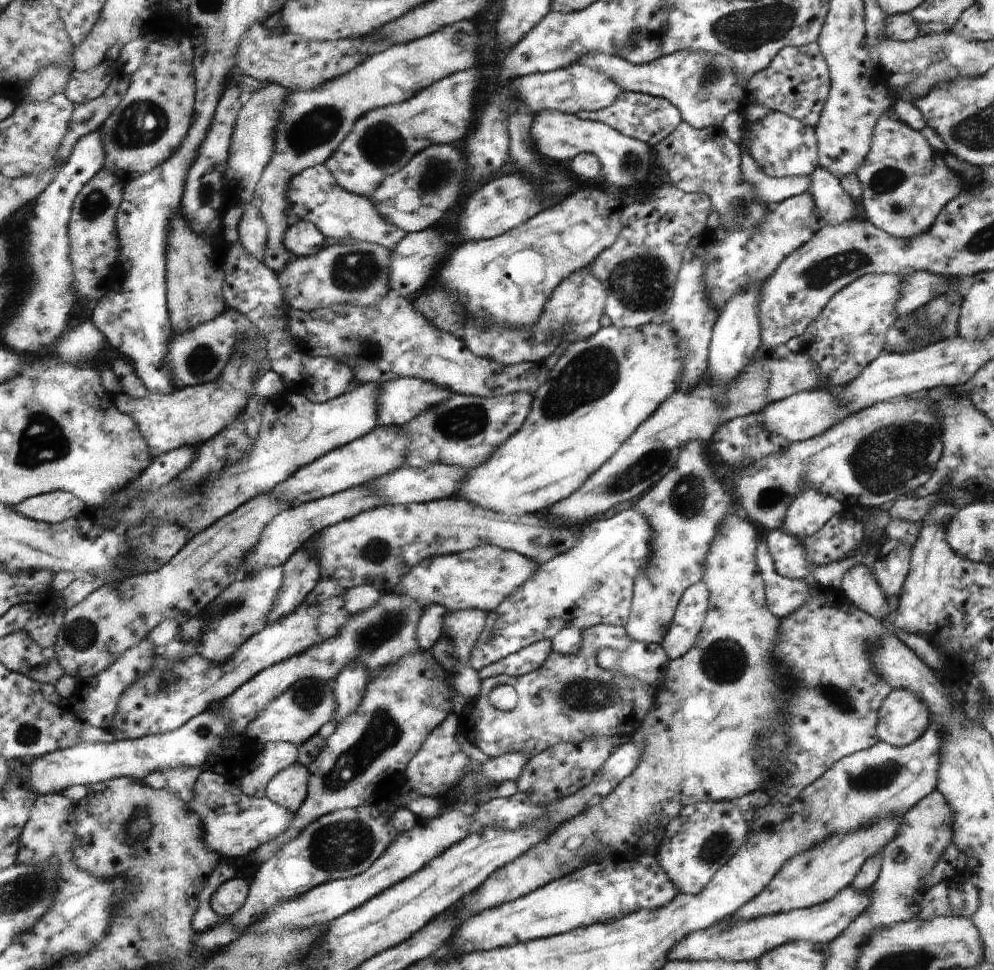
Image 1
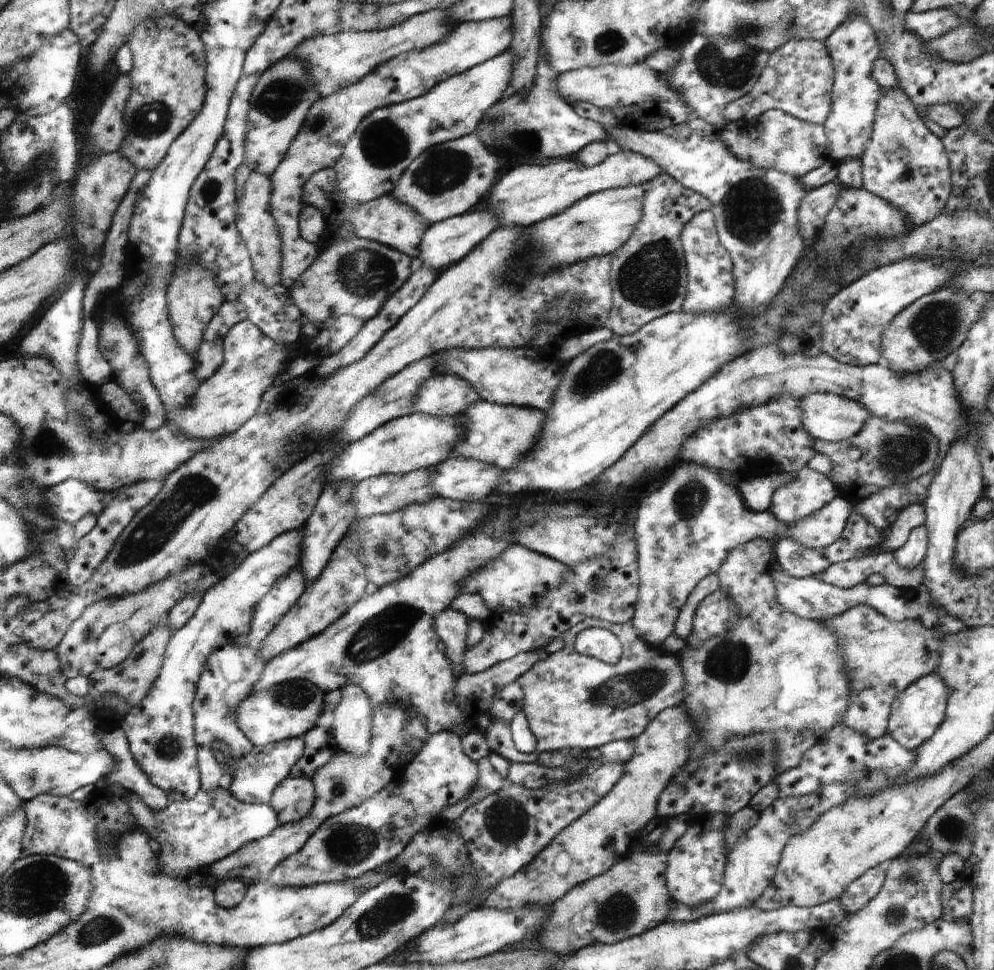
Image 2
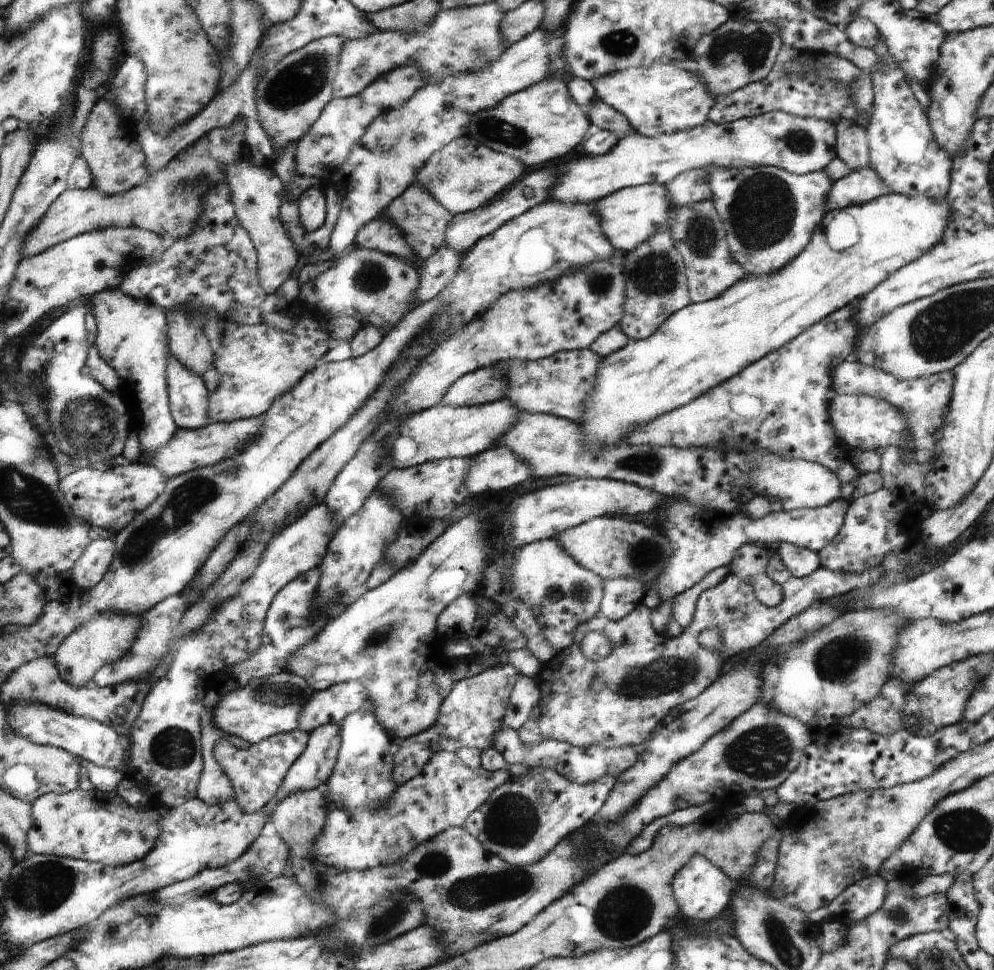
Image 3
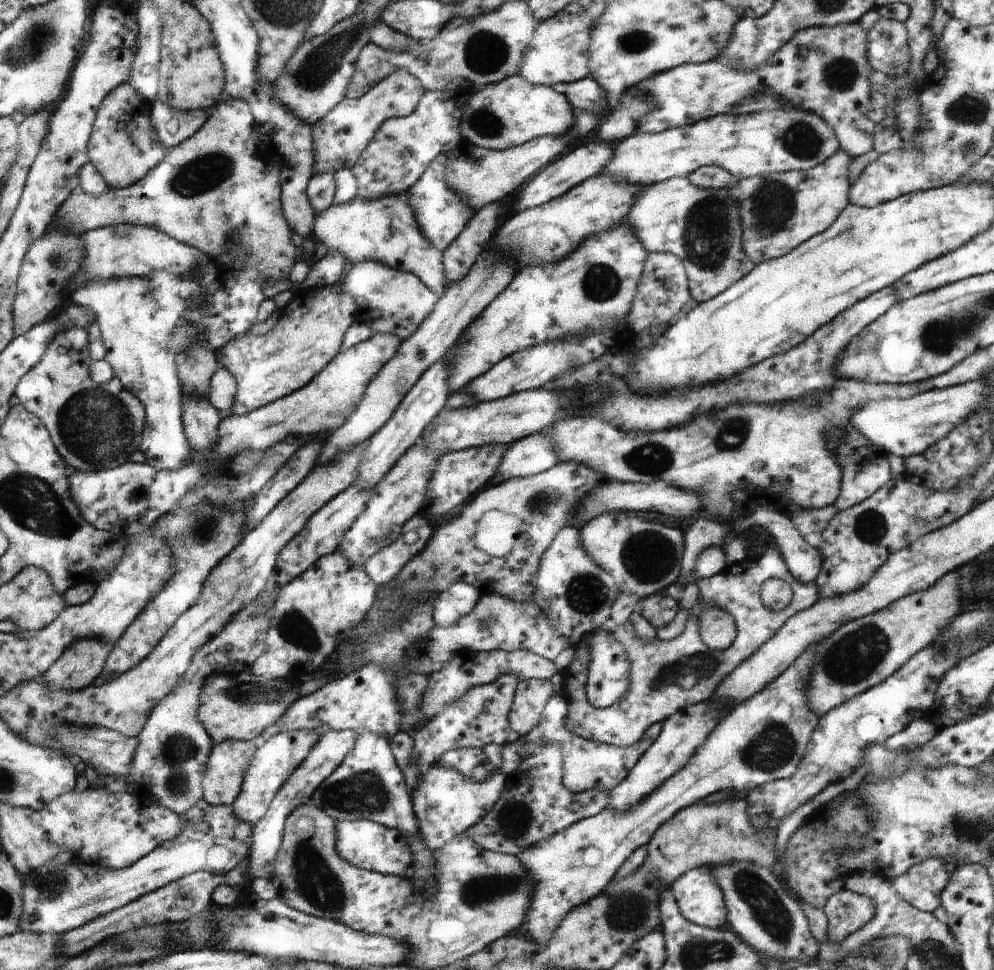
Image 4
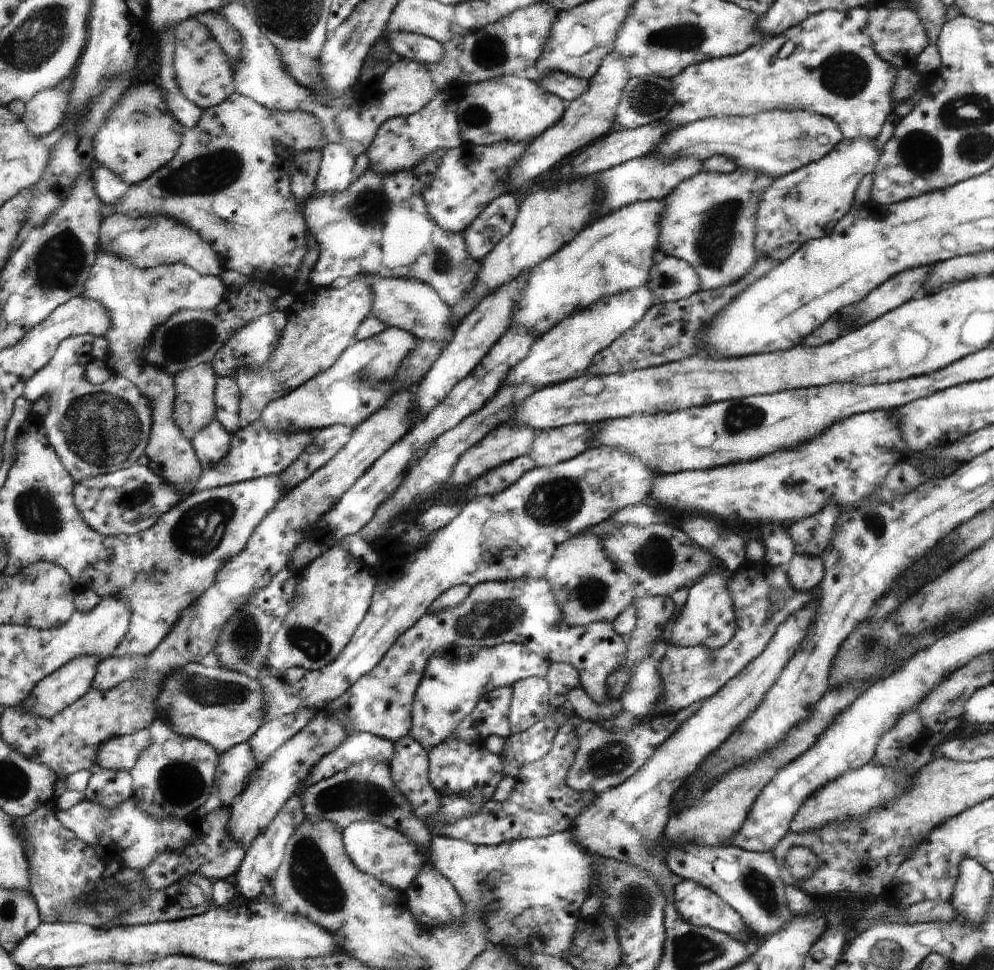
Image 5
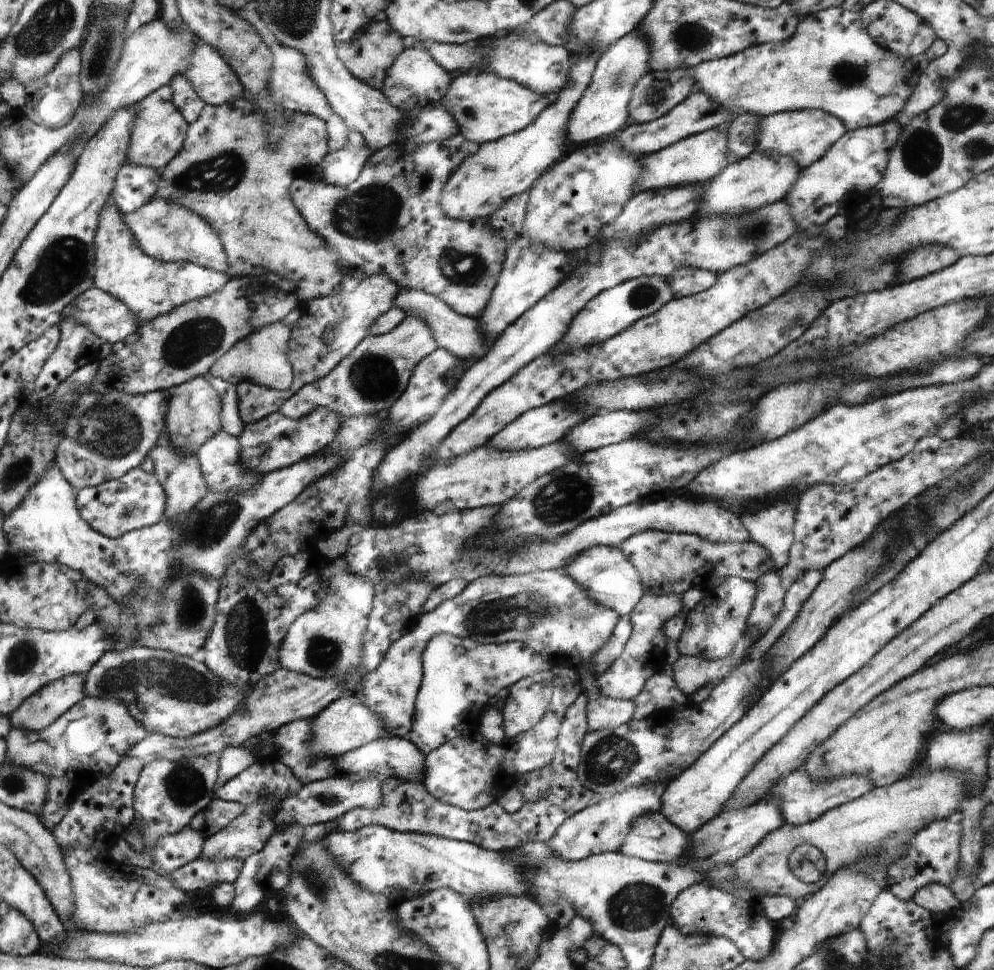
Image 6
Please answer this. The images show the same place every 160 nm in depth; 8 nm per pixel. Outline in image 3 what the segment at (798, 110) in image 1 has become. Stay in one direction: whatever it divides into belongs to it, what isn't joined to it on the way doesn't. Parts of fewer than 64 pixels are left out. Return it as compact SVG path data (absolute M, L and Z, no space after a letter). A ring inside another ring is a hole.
M782 44L776 64L764 82L750 83L728 96L718 96L716 104L709 110L708 120L728 125L741 118L782 111L797 117L829 120L834 124L838 119L860 121L861 114L851 97L851 87L862 71L853 62L830 53L819 53L815 64L806 69L809 55Z

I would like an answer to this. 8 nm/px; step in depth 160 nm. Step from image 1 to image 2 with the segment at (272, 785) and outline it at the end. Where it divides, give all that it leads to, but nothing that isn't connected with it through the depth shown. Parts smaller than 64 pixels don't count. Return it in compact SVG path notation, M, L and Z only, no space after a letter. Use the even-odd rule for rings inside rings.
M289 777L278 785L269 804L277 814L278 824L289 825L301 821L304 817L309 818L310 811L316 804L316 787L312 778Z

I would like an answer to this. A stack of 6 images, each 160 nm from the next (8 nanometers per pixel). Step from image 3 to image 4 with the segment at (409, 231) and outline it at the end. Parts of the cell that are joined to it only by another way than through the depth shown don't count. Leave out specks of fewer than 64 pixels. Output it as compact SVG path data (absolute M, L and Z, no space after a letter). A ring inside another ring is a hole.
M444 152L439 156L438 162L434 162L434 166L430 166L430 170L426 170L426 174L418 180L418 186L412 185L408 190L408 203L414 212L414 219L420 225L420 231L435 249L444 251L464 232L466 225L476 215L476 210L472 210L468 199L454 192L448 184L450 154Z

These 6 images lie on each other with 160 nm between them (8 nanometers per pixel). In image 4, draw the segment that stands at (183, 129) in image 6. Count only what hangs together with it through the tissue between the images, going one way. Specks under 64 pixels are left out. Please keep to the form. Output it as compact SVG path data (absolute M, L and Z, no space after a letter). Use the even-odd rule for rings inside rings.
M126 82L126 86L117 86L97 109L88 144L89 164L98 169L110 188L125 189L136 184L168 156L169 148L159 141L153 129L151 106L151 101L143 99Z

